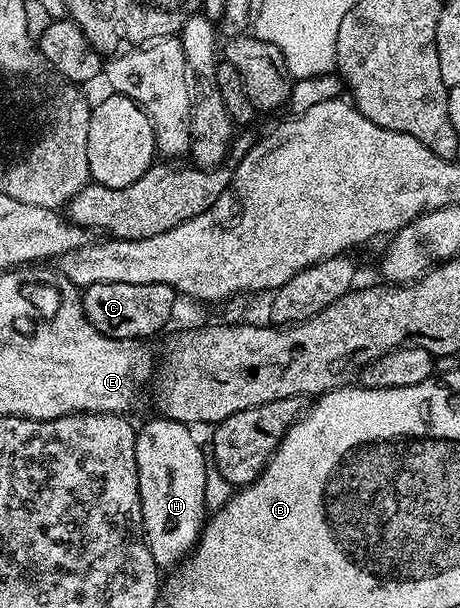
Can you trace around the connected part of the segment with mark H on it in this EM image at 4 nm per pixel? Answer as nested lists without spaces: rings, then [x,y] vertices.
[[[156,416],[145,427],[137,430],[135,460],[139,476],[139,496],[141,497],[141,528],[145,531],[145,543],[158,567],[173,568],[196,547],[197,537],[207,521],[204,489],[207,477],[207,454],[201,451],[199,443],[184,422],[172,422],[170,418]]]

